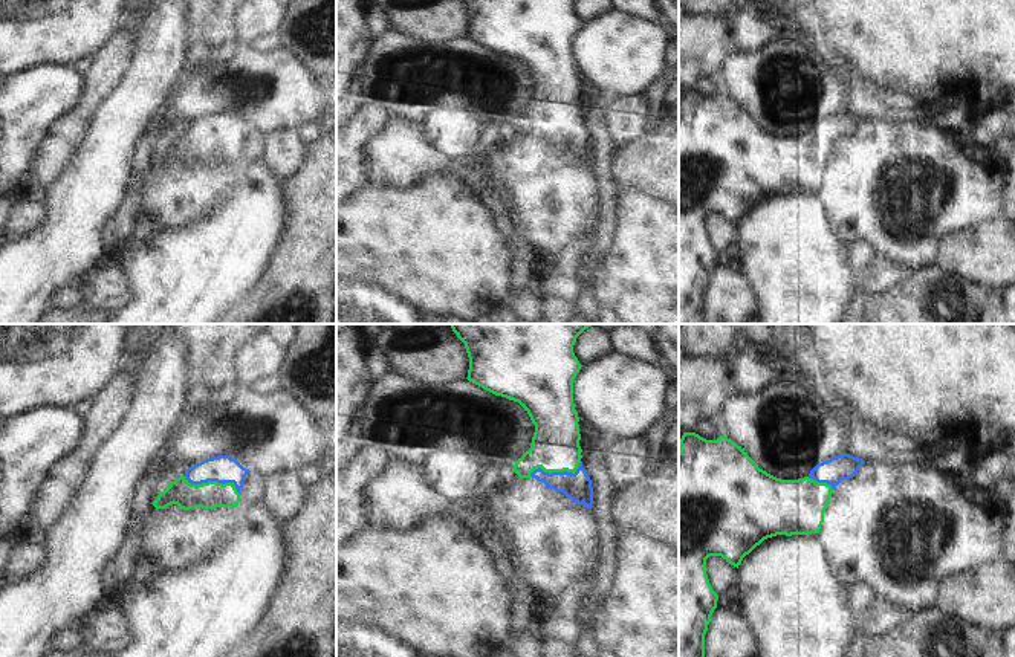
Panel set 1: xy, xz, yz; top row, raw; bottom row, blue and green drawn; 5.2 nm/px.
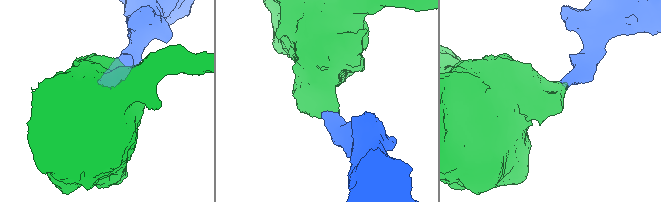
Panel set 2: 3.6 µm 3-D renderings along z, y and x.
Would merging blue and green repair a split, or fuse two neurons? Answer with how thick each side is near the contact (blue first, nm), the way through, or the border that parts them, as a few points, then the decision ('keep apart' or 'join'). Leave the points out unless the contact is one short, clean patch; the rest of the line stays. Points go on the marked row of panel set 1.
calibres 140 and 140 nm; way xy (223, 469), (213, 480), (208, 486), (208, 495); join

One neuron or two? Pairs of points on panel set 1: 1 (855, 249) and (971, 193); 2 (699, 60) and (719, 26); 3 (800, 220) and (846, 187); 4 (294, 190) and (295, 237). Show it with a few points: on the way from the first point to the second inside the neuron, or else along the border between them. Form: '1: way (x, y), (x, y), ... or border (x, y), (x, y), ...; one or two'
1: border (847, 245), (867, 242), (876, 252); two
2: way (699, 52), (714, 34); one
3: border (818, 191), (829, 223), (838, 236); two
4: way (295, 202), (295, 225); one

